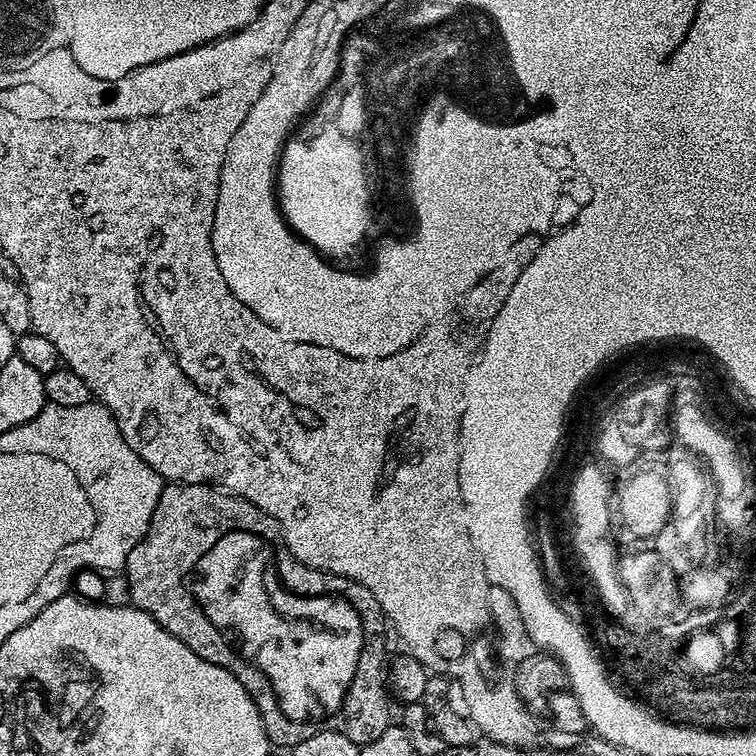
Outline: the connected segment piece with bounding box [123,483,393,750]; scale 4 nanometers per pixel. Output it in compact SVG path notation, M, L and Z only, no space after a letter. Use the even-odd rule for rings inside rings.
M169 483L160 495L160 501L152 515L147 534L144 535L143 540L138 542L138 546L134 546L134 550L130 550L123 571L128 572L128 596L132 599L129 601L135 607L150 614L150 618L154 618L154 622L158 622L158 626L162 626L170 634L174 634L174 638L178 638L187 648L194 650L194 654L198 654L206 662L227 668L229 672L234 674L234 678L238 678L240 687L246 693L247 699L258 706L264 729L273 745L281 744L284 750L288 750L291 749L292 745L302 742L302 738L310 738L310 734L318 734L322 730L338 730L342 734L346 734L346 738L350 738L350 742L363 746L374 742L393 723L392 712L388 709L390 693L386 683L386 656L384 658L386 615L380 609L374 594L368 589L367 583L347 580L345 576L335 576L333 572L319 572L316 568L311 568L306 566L304 562L295 560L288 553L288 547L284 545L284 535L280 532L279 522L241 496L231 495L219 487L207 484ZM336 590L338 590L338 596L342 592L348 594L352 598L352 602L358 606L358 610L362 614L360 622L362 622L364 646L366 646L366 648L362 648L362 652L356 660L352 676L350 678L342 676L342 688L338 688L340 678L332 680L332 676L334 676L332 666L336 666L336 640L328 640L328 602L338 602ZM224 636L240 636L240 640L236 640L236 644L228 644L228 640L224 640Z

